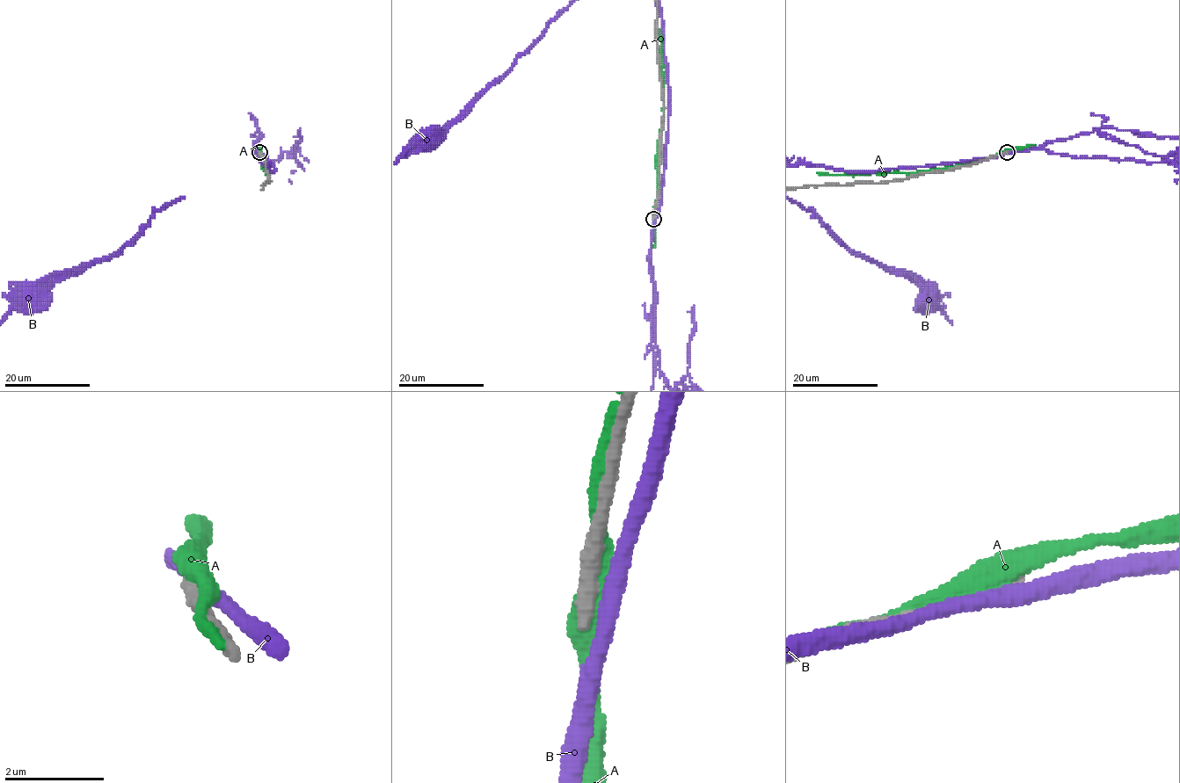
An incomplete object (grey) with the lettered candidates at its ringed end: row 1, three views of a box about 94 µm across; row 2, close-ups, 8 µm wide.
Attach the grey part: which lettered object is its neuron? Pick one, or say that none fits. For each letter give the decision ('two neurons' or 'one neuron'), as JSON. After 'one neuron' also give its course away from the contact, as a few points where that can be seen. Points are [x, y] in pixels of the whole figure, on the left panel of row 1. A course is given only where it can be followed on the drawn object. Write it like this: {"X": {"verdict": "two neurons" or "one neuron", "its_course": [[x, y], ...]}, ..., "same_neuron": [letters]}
{"A": {"verdict": "two neurons"}, "B": {"verdict": "two neurons"}, "same_neuron": []}

